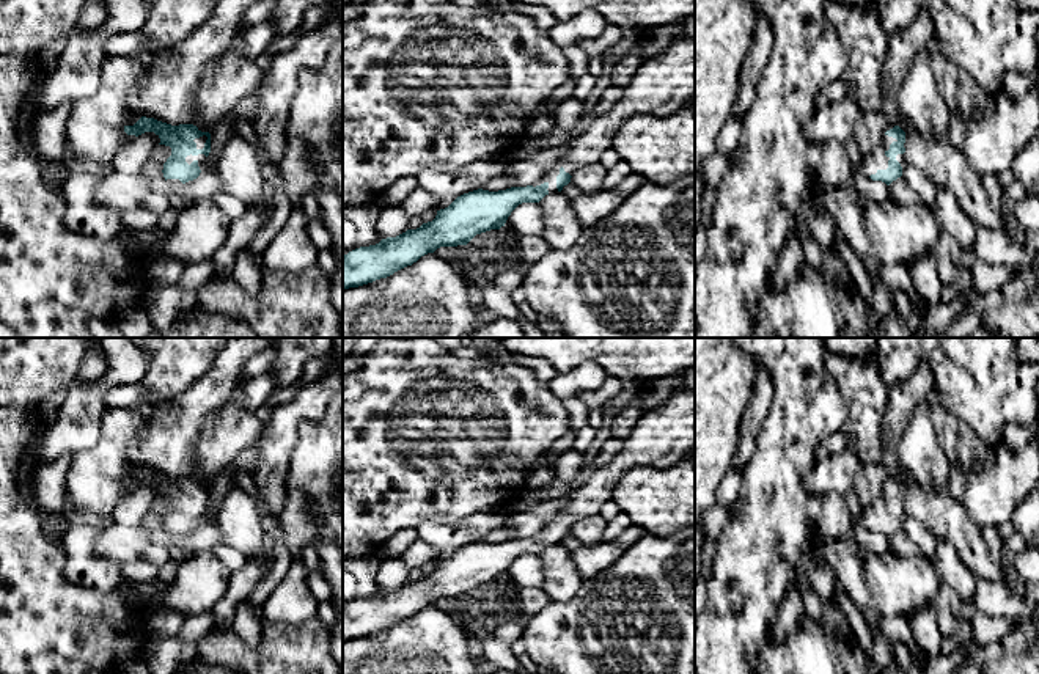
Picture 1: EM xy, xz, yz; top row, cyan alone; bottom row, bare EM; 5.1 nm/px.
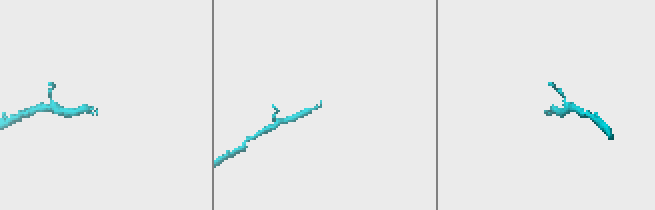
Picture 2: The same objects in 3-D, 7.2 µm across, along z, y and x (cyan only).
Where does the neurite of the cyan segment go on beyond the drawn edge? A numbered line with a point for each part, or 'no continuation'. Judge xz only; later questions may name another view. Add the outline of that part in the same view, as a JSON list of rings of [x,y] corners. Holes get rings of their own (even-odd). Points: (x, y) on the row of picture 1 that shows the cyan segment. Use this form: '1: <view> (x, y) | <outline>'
1: xz (664, 84) | [[[676,39],[662,55],[643,61],[622,97],[583,134],[569,138],[566,152],[533,187],[547,182],[549,195],[556,193],[560,168],[572,176],[582,167],[599,162],[613,148],[613,138],[629,116],[668,116],[693,97],[695,39]]]

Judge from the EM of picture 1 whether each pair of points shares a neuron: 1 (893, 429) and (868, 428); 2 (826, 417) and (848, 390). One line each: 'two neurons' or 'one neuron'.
1: two neurons
2: two neurons

